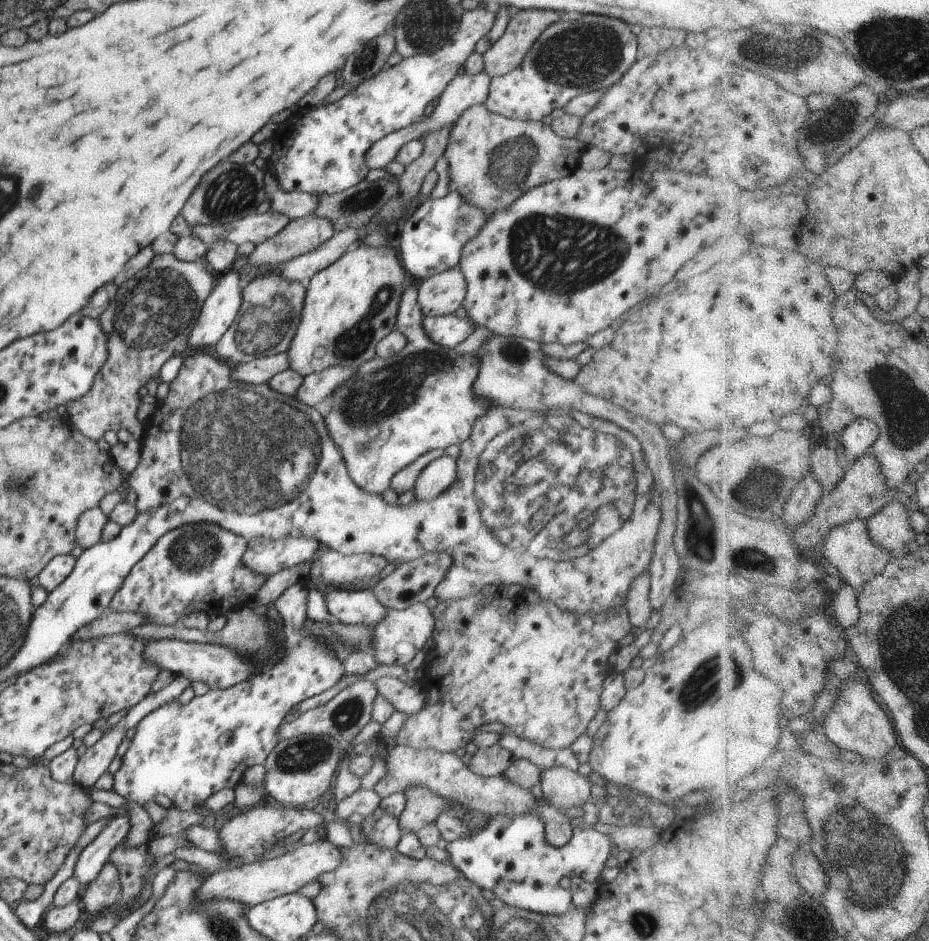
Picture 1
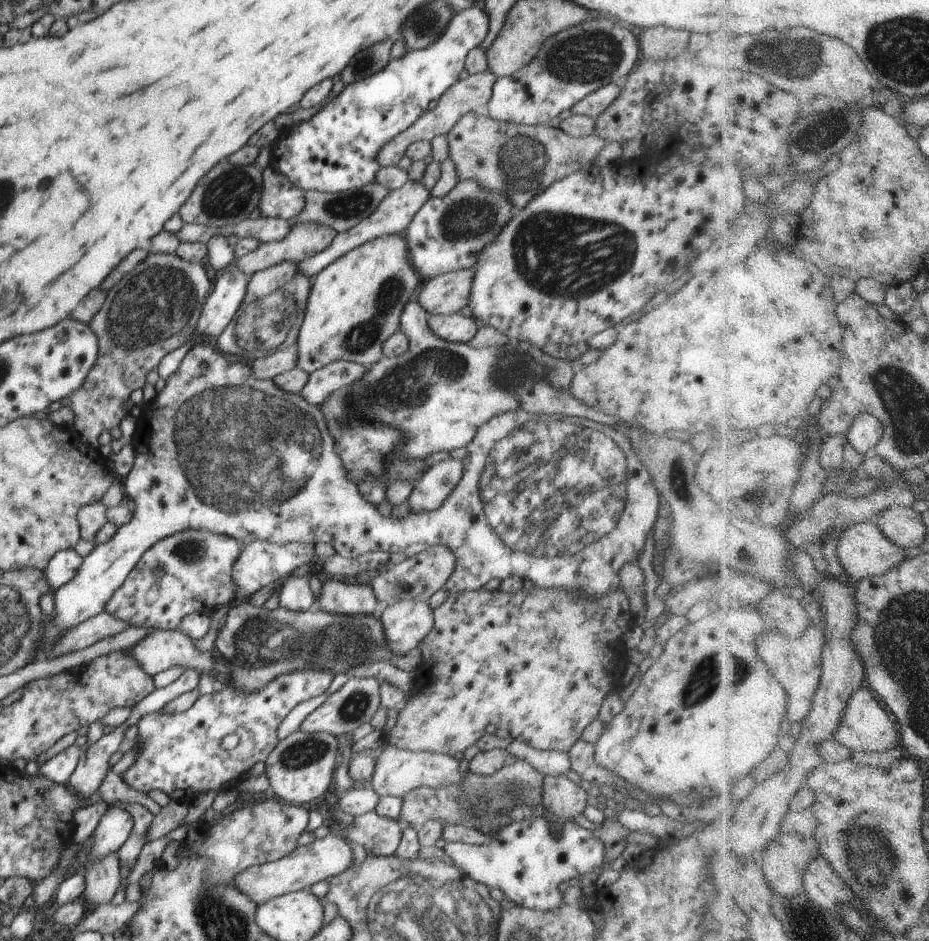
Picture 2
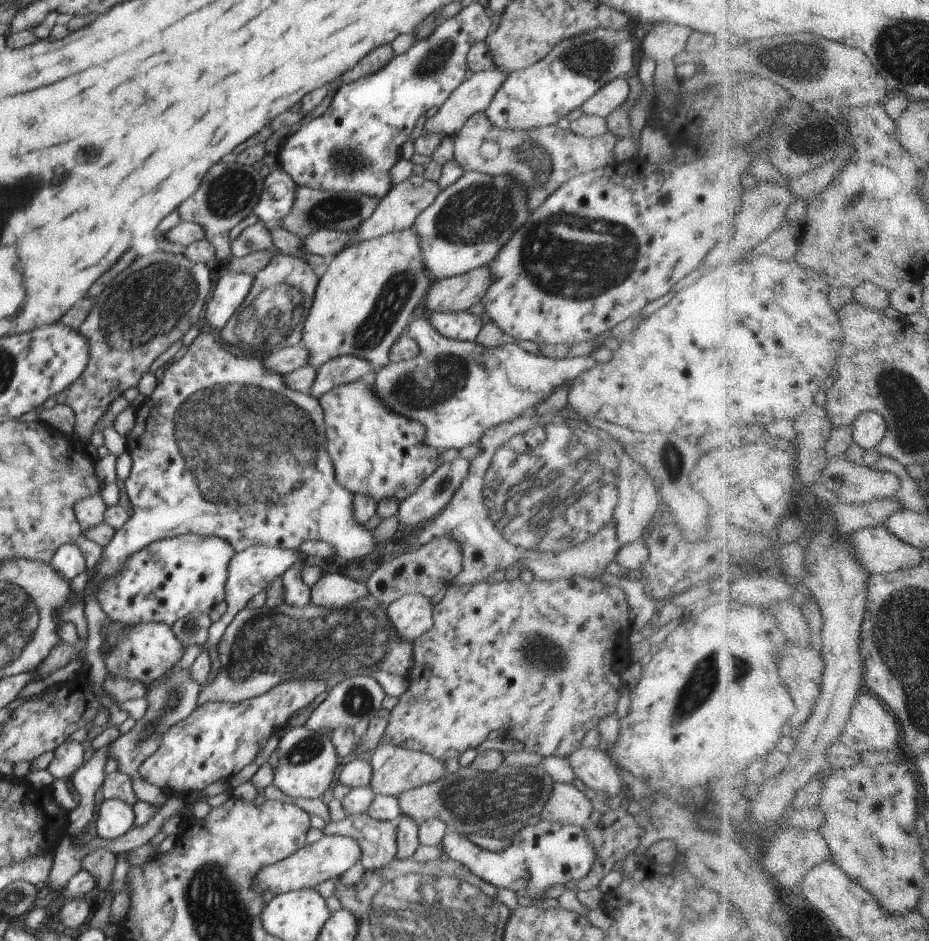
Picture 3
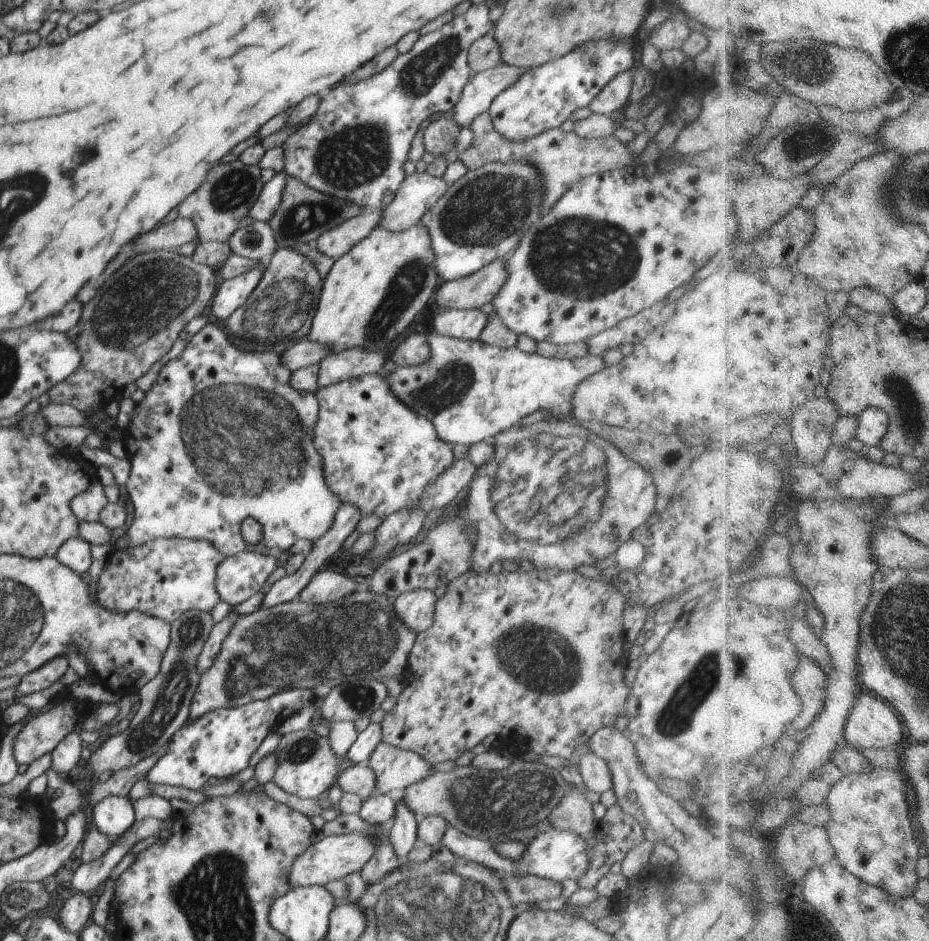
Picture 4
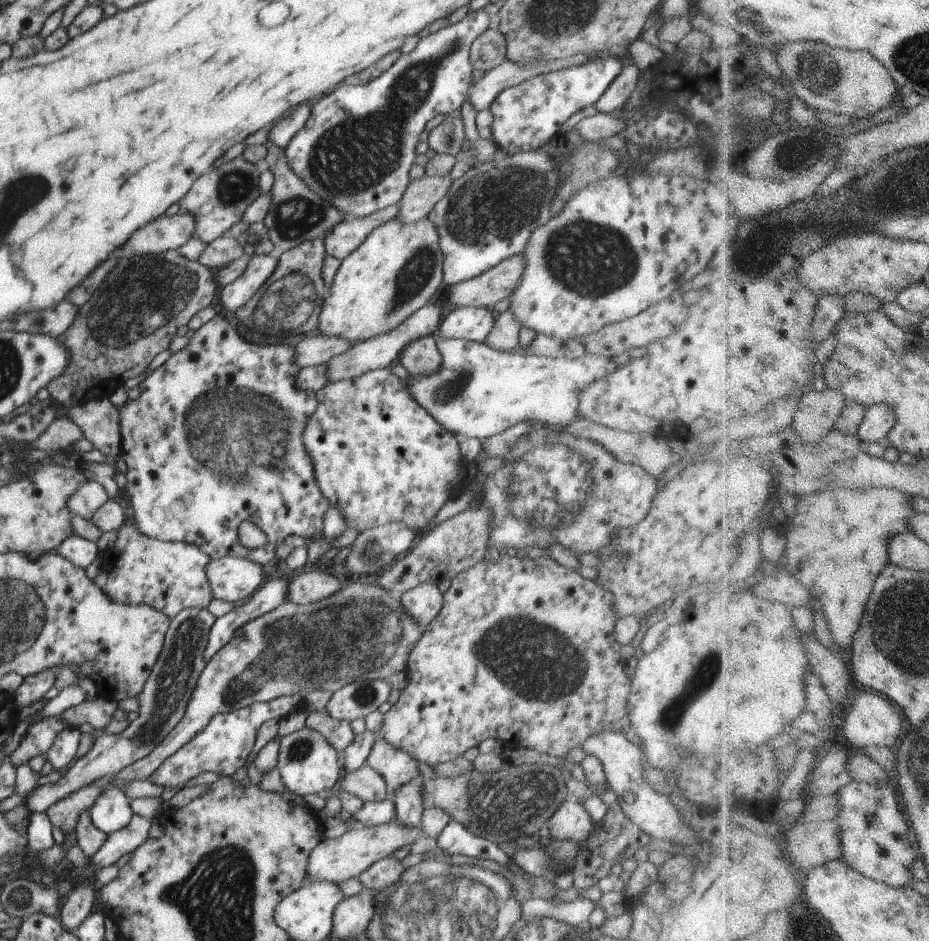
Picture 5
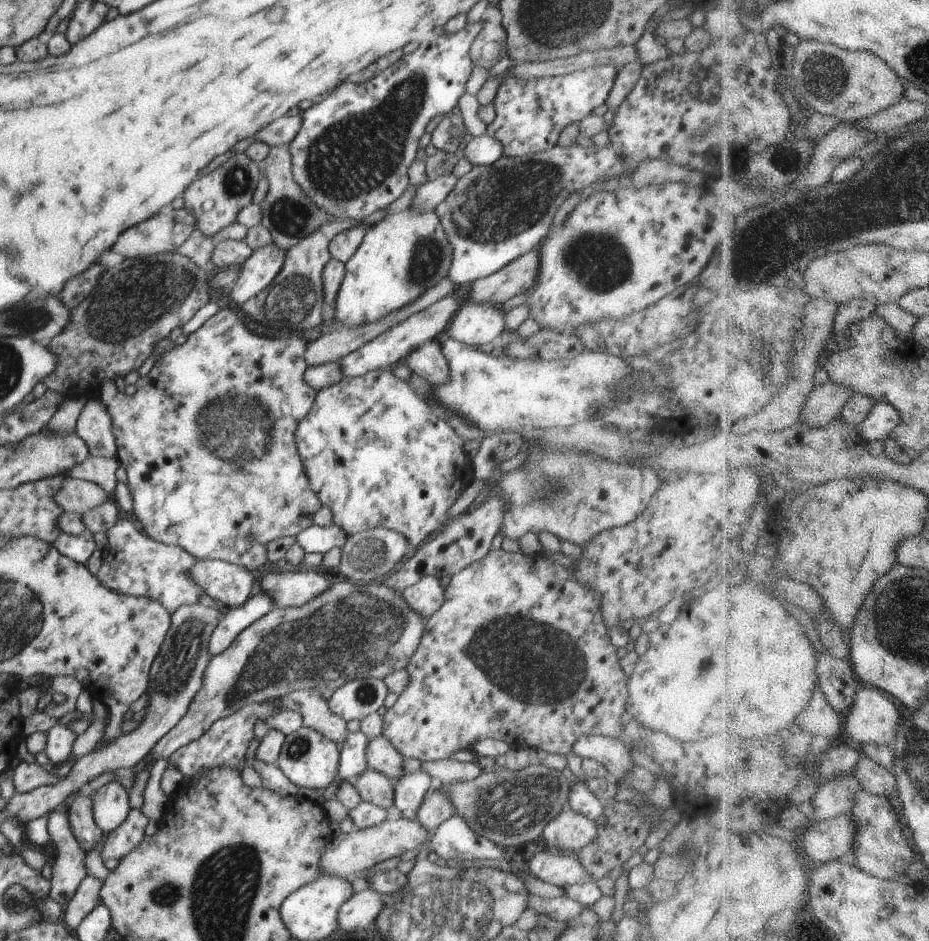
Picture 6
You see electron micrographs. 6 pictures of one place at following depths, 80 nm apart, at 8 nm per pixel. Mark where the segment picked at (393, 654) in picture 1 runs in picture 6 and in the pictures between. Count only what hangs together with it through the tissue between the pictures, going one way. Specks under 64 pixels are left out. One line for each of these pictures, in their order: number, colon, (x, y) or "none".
2: (406, 623)
3: (412, 615)
4: (416, 609)
5: (422, 602)
6: (425, 597)

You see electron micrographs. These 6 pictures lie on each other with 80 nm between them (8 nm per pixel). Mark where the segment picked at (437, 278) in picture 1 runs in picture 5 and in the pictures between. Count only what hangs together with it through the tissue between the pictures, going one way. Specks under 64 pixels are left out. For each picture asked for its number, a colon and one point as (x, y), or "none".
2: (446, 294)
3: (457, 293)
4: (474, 291)
5: (492, 286)

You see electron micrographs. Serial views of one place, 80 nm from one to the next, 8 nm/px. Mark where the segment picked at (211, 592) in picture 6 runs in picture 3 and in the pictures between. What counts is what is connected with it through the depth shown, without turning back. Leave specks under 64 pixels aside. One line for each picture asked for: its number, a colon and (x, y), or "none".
3: (250, 571)
4: (238, 577)
5: (234, 579)

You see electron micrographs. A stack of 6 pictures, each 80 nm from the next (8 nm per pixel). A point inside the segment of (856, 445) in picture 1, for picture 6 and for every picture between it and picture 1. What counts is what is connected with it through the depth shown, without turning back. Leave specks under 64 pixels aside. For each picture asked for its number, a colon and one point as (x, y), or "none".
2: (867, 431)
3: (871, 427)
4: (875, 422)
5: (881, 419)
6: (886, 417)

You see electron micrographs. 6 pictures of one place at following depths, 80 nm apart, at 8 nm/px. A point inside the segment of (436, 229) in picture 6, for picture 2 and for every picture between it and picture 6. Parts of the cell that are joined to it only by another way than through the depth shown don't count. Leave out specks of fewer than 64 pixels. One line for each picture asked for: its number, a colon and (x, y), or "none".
2: (355, 304)
3: (367, 295)
4: (371, 296)
5: (399, 267)

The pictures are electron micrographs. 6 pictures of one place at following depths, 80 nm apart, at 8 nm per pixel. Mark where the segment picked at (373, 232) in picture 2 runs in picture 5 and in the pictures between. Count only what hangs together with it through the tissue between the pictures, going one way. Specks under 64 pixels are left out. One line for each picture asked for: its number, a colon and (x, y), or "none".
3: (399, 209)
4: (419, 192)
5: (421, 195)

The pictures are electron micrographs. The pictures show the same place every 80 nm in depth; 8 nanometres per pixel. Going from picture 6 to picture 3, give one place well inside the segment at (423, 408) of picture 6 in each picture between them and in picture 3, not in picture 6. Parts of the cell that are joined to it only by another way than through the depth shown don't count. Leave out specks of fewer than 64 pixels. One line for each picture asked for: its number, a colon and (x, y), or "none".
3: (376, 452)
4: (379, 455)
5: (378, 456)

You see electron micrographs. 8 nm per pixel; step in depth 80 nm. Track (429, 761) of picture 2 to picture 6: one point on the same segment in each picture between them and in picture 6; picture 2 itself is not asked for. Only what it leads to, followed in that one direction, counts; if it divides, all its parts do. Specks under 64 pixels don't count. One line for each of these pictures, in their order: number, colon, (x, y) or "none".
3: (395, 769)
4: (396, 769)
5: (397, 767)
6: (381, 756)

